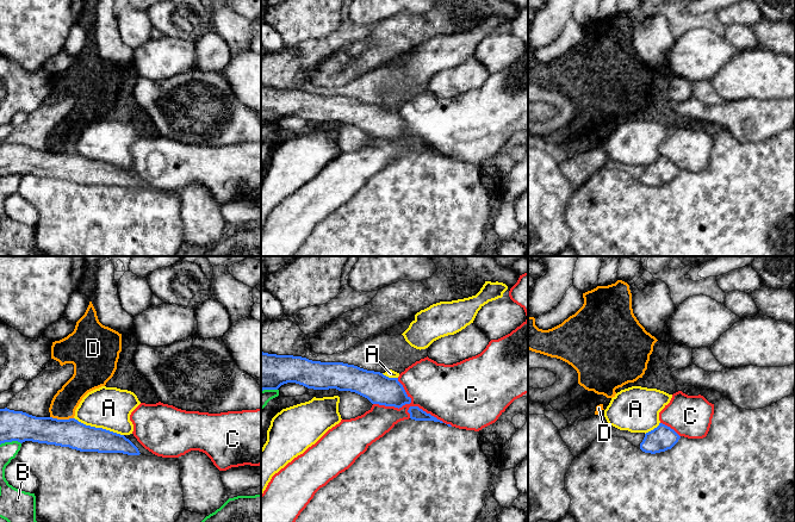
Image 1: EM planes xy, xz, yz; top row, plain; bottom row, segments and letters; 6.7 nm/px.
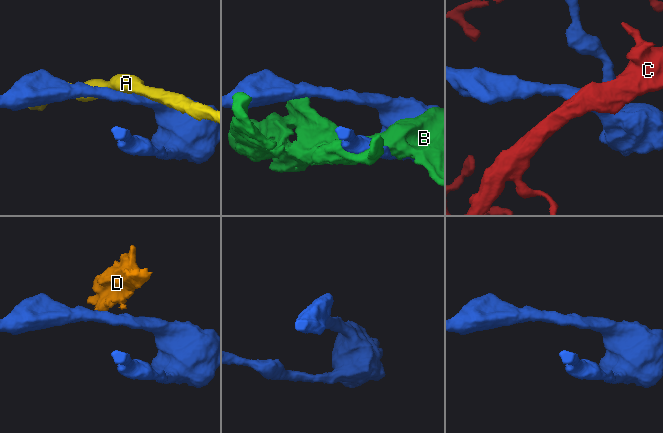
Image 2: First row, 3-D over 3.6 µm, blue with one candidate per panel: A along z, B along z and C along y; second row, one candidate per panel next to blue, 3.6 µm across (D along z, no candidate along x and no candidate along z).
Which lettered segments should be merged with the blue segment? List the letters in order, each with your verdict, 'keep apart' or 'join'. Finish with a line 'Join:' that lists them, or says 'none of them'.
A: keep apart
B: keep apart
C: keep apart
D: keep apart
Join: none of them

